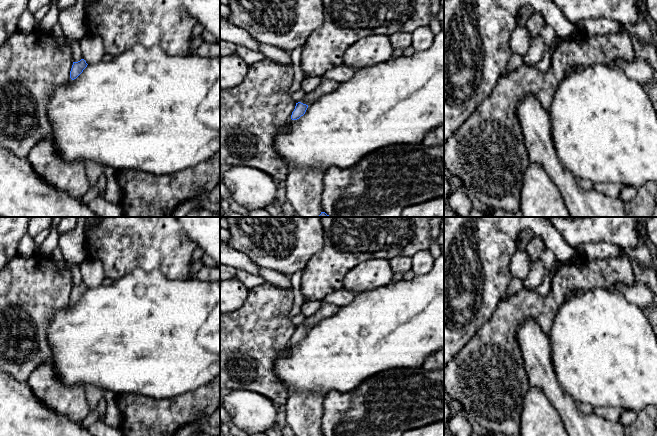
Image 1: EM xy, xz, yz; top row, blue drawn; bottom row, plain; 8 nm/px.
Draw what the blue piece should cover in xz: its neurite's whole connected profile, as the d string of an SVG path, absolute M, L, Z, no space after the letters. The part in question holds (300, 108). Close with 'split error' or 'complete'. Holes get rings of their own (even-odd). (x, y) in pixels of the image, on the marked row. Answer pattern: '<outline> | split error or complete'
M321 77L320 85L310 93L306 93L301 102L296 103L295 109L292 112L291 119L297 120L303 116L308 106L316 101L321 96L331 93L339 86L337 81Z | split error

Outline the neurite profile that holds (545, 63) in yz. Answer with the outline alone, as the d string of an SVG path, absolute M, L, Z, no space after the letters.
M552 48L545 49L544 57L542 58L542 60L534 65L529 65L529 66L535 67L540 72L548 70L552 64L554 52L555 50Z

